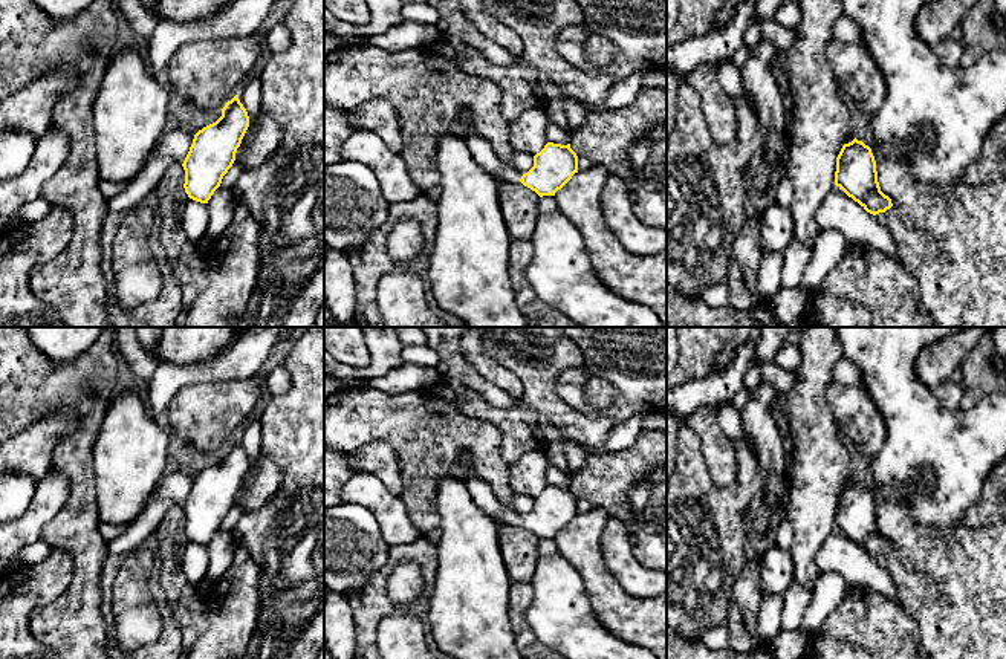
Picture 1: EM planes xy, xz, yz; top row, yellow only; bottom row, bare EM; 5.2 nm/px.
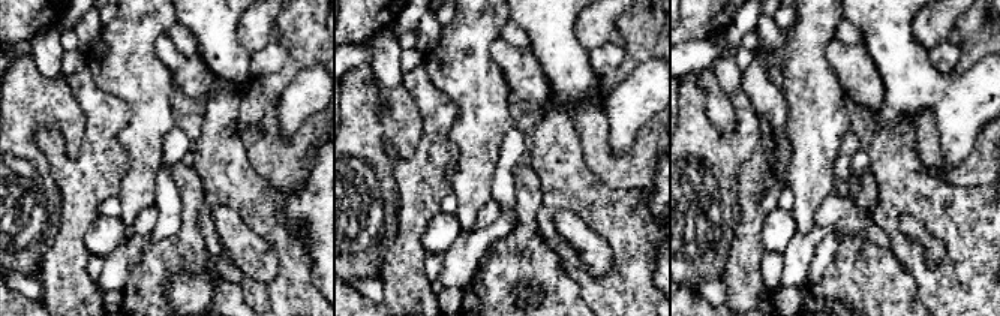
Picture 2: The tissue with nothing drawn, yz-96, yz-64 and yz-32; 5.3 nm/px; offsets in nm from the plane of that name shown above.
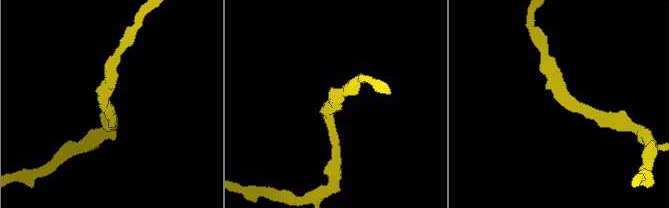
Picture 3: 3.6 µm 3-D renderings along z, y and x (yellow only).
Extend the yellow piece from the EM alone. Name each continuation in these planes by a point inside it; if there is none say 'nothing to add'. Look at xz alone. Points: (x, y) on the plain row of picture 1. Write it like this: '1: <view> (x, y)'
1: xz (503, 519)

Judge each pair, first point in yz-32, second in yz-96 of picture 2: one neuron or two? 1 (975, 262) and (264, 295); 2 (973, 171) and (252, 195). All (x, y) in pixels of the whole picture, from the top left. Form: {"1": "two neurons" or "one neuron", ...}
{"1": "one neuron", "2": "two neurons"}

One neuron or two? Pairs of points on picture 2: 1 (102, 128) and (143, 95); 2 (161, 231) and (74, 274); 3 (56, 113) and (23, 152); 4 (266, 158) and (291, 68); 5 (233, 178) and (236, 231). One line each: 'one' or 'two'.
1: two
2: two
3: one
4: one
5: two

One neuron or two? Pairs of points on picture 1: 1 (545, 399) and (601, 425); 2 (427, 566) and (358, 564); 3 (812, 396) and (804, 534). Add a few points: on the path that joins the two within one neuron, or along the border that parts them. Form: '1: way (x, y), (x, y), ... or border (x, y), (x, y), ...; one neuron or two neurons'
1: way (558, 413), (574, 425), (587, 425); one neuron
2: border (390, 548), (387, 564), (358, 586); two neurons
3: way (812, 430), (812, 500); one neuron

